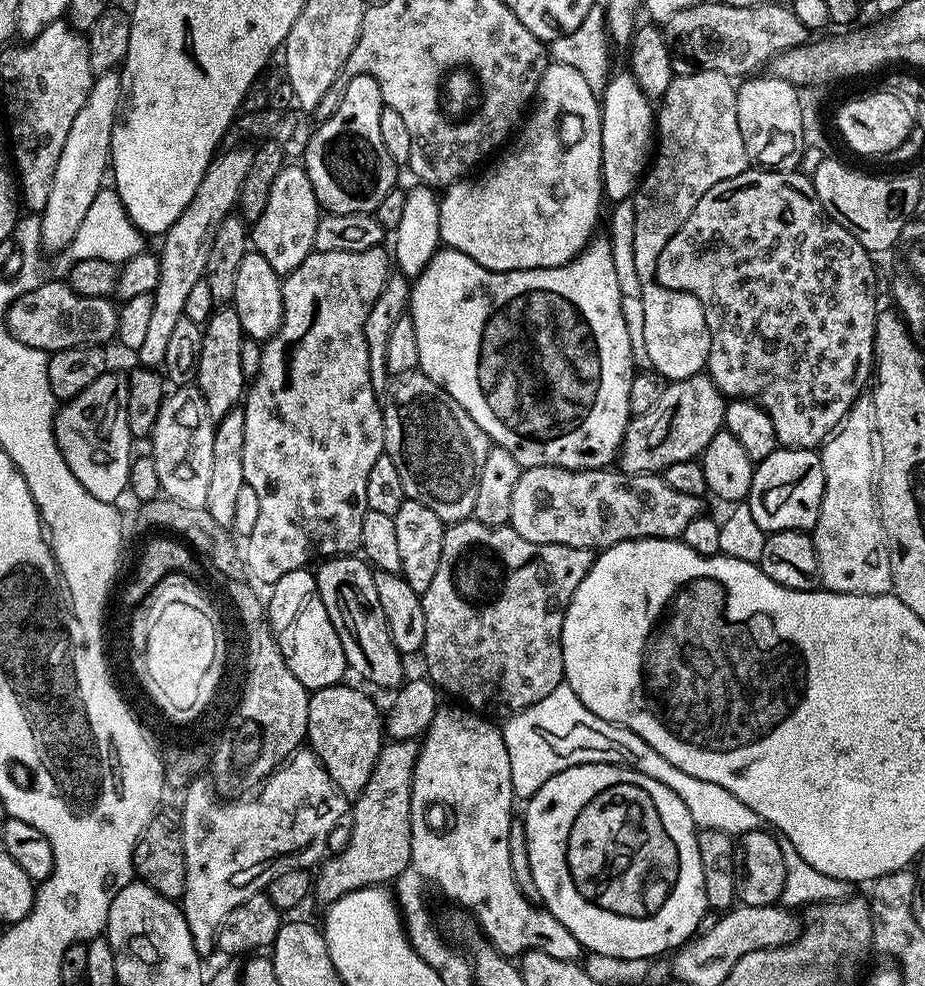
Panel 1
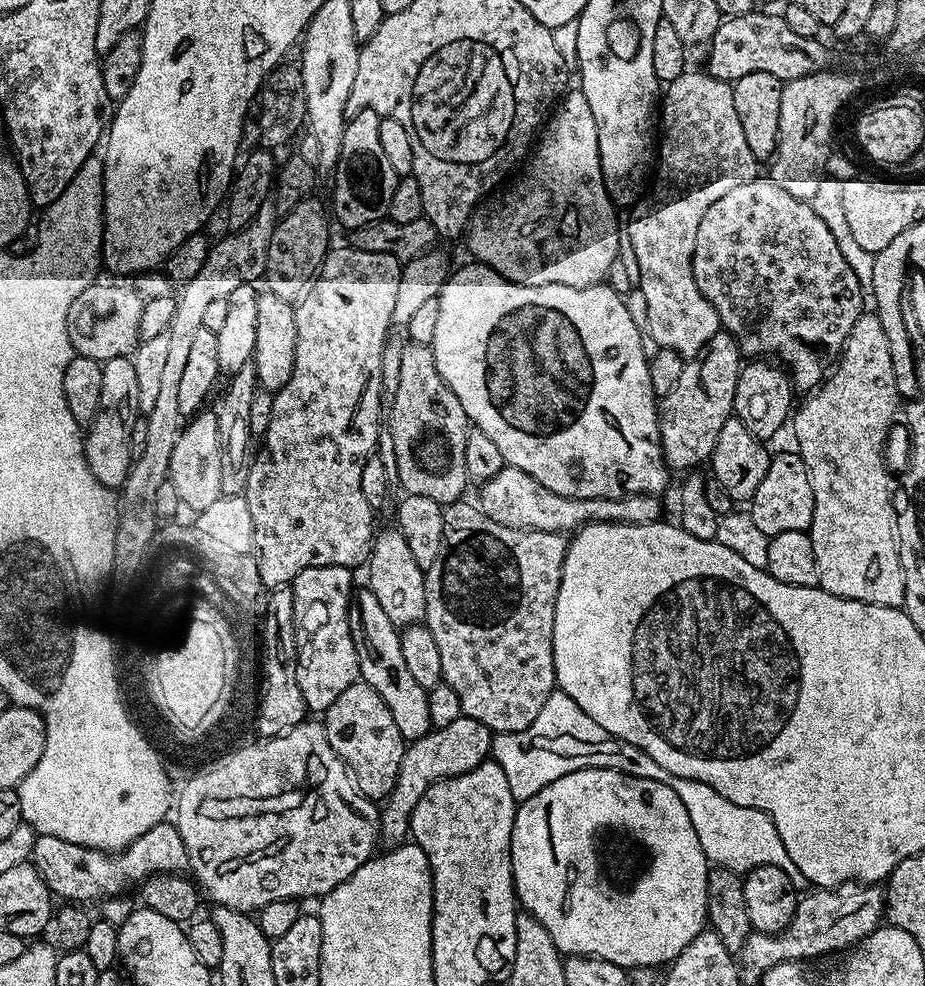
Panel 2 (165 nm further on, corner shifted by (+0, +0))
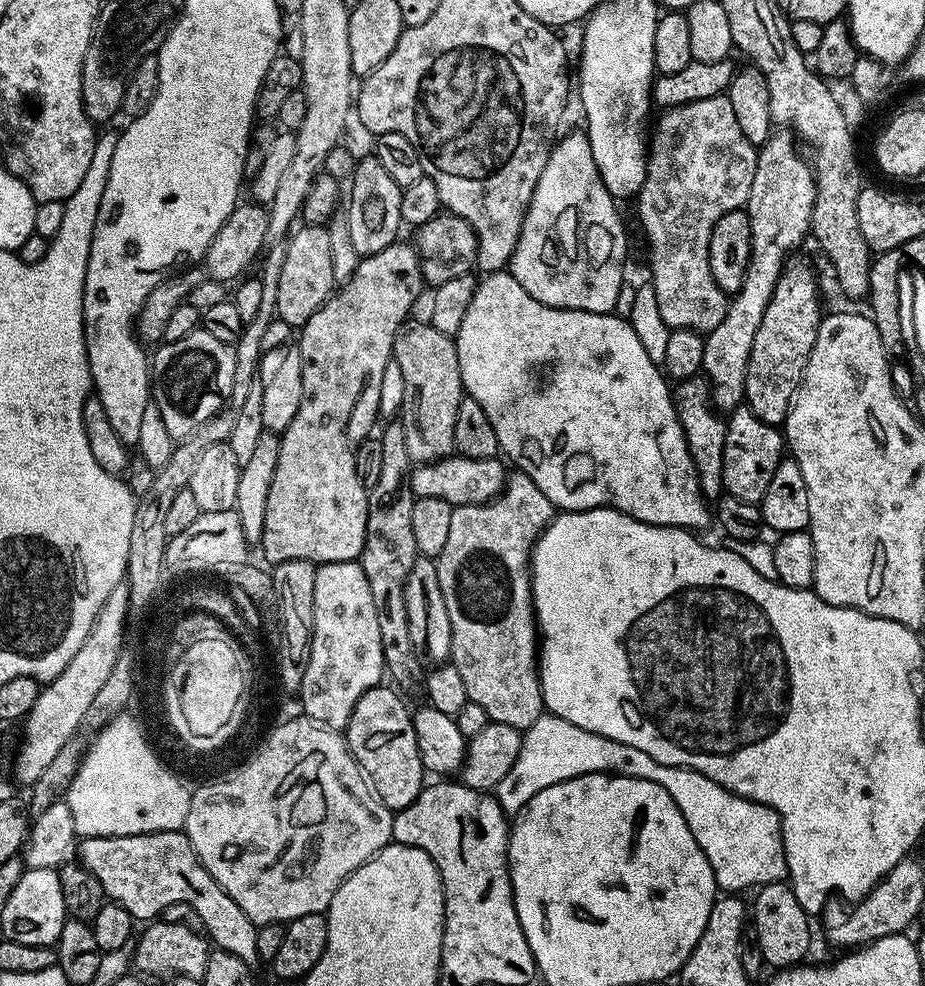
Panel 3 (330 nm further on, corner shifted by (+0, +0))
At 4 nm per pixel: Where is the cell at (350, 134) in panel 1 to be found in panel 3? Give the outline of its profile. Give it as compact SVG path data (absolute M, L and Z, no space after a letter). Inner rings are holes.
M368 154L365 160L356 160L356 169L350 177L352 189L346 192L346 211L350 222L350 239L354 250L363 258L373 256L386 246L397 243L396 236L402 229L404 219L402 218L402 189L394 178L390 178L390 173L382 167L382 162L378 162L375 155Z

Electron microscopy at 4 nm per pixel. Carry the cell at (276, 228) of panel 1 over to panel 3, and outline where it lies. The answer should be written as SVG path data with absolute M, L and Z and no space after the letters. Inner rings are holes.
M304 224L291 233L286 243L286 260L282 262L282 276L278 278L276 315L294 330L299 330L327 302L337 287L334 265L330 262L330 234L327 227Z

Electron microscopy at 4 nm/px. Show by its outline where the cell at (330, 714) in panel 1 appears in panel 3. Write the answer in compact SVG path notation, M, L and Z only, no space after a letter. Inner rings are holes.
M377 686L366 690L350 714L346 729L348 749L360 765L376 797L393 810L410 806L426 787L426 769L418 754L418 738L414 734L414 722L410 708L404 705L401 693L395 687Z

